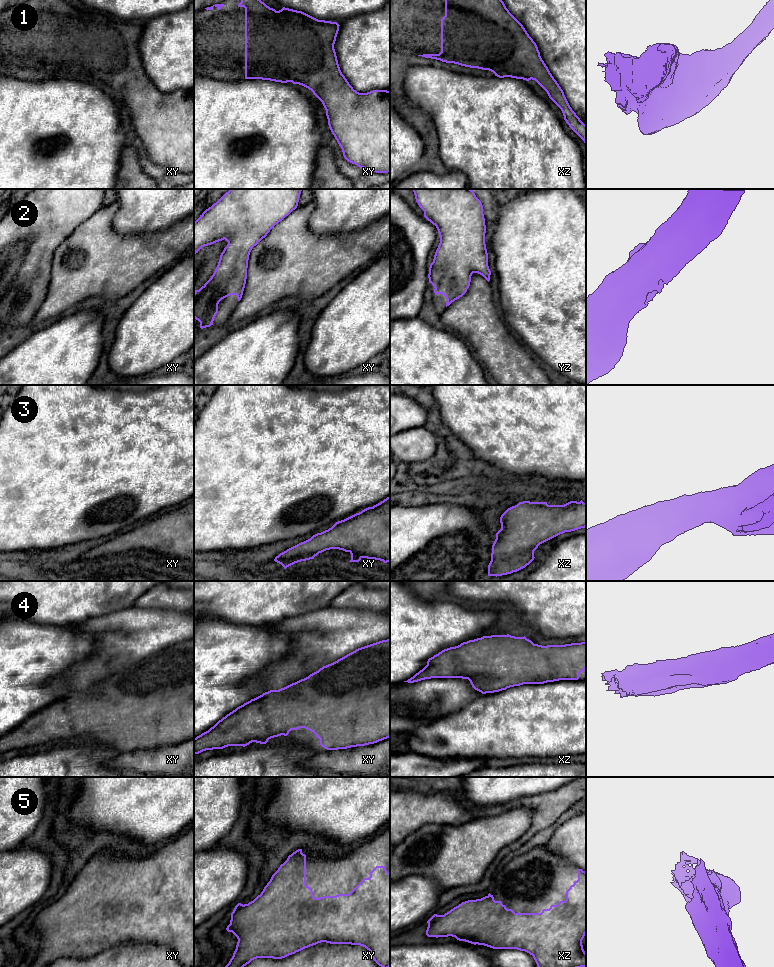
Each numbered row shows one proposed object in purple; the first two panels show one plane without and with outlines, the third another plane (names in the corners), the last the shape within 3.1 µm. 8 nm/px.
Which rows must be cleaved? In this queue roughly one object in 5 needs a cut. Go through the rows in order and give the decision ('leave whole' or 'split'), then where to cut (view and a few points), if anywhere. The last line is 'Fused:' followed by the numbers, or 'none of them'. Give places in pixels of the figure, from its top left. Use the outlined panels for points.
1: leave whole | no cut
2: leave whole | no cut
3: leave whole | no cut
4: leave whole | no cut
5: leave whole | no cut
Fused: none of them

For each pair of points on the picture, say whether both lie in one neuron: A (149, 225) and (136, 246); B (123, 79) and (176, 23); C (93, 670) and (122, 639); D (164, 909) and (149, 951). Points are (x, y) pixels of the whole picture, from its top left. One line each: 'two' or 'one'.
A: two
B: two
C: two
D: two

